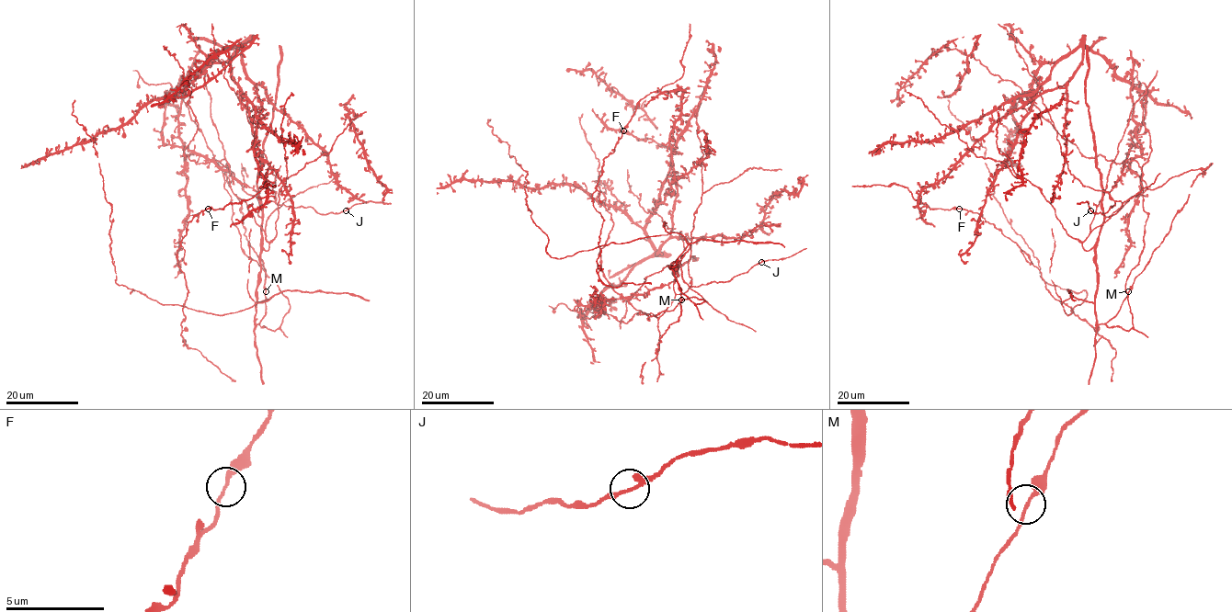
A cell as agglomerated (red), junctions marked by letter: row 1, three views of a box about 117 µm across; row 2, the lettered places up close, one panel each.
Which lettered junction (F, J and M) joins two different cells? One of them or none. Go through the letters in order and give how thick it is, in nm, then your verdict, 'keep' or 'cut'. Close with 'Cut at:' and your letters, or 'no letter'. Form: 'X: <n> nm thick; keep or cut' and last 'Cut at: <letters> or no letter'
F: 180 nm thick; keep
J: 180 nm thick; keep
M: 180 nm thick; keep
Cut at: no letter

